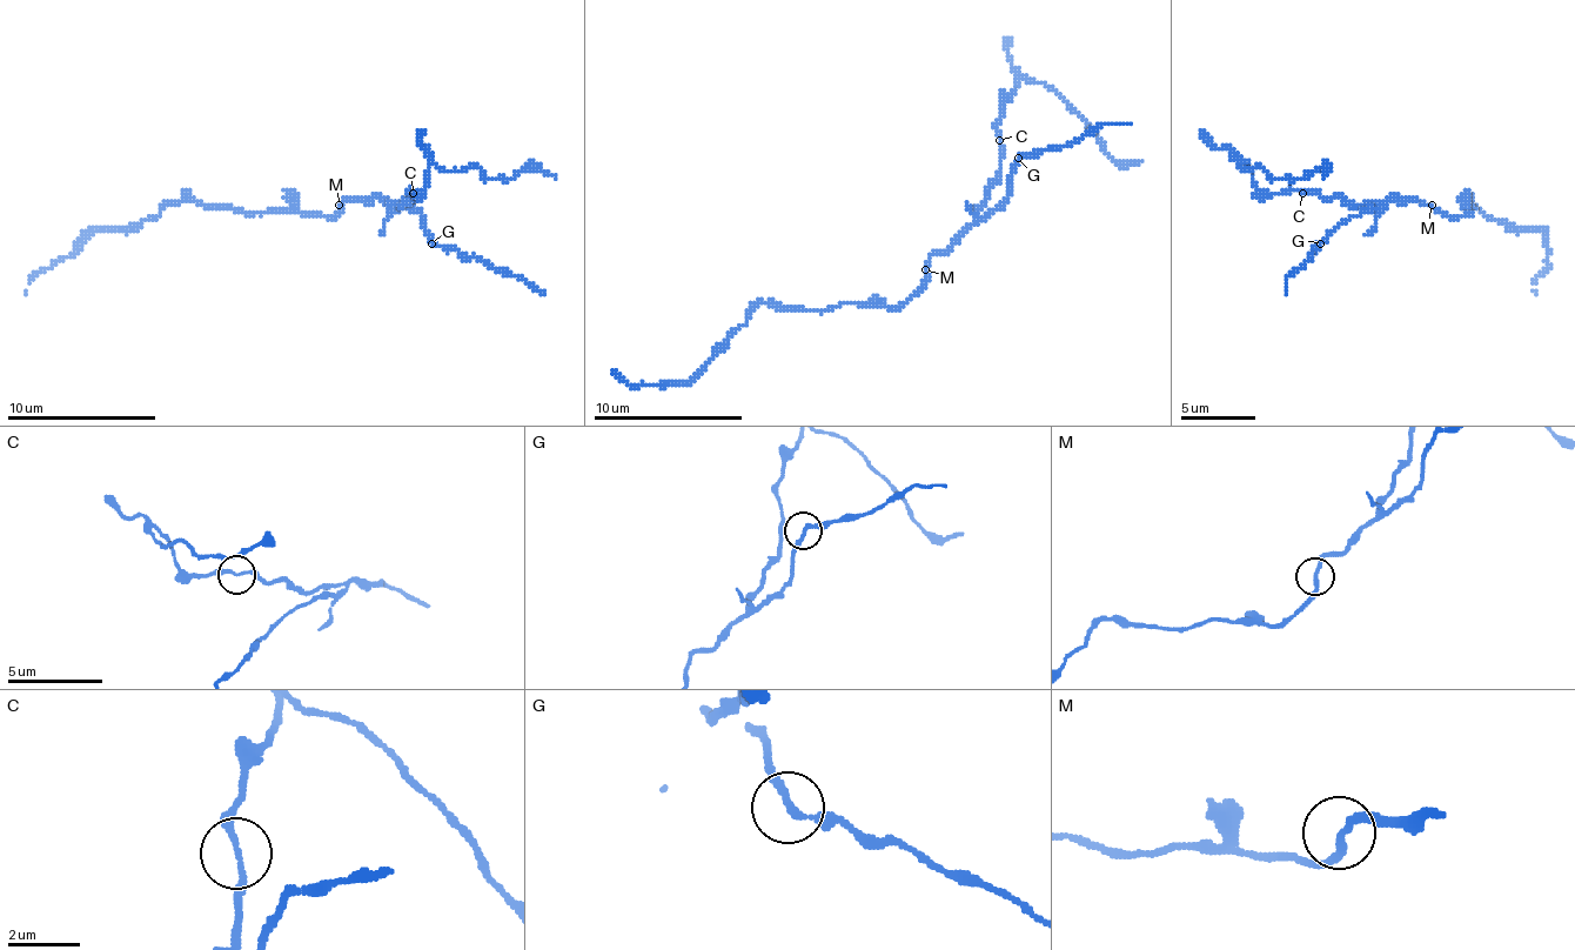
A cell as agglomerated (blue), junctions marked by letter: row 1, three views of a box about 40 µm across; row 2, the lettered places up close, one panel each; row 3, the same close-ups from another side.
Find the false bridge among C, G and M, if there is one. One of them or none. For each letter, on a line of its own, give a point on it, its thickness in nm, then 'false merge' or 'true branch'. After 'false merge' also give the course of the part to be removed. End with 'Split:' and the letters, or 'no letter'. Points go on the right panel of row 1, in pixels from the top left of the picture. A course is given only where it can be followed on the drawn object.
C: (1302, 193) | 170 nm | true branch
G: (1320, 243) | 190 nm | true branch
M: (1432, 205) | 200 nm | true branch
Split: no letter

